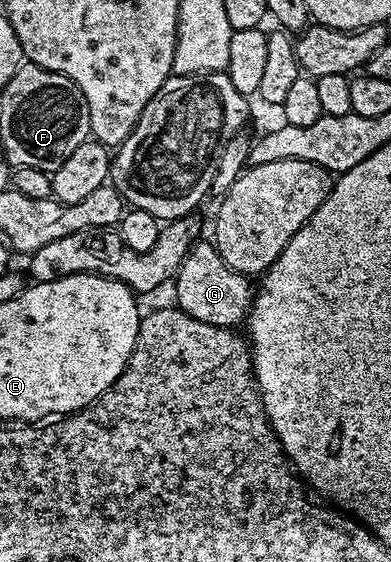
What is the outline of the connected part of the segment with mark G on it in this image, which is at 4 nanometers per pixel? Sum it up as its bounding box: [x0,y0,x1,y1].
[173,242,256,329]

